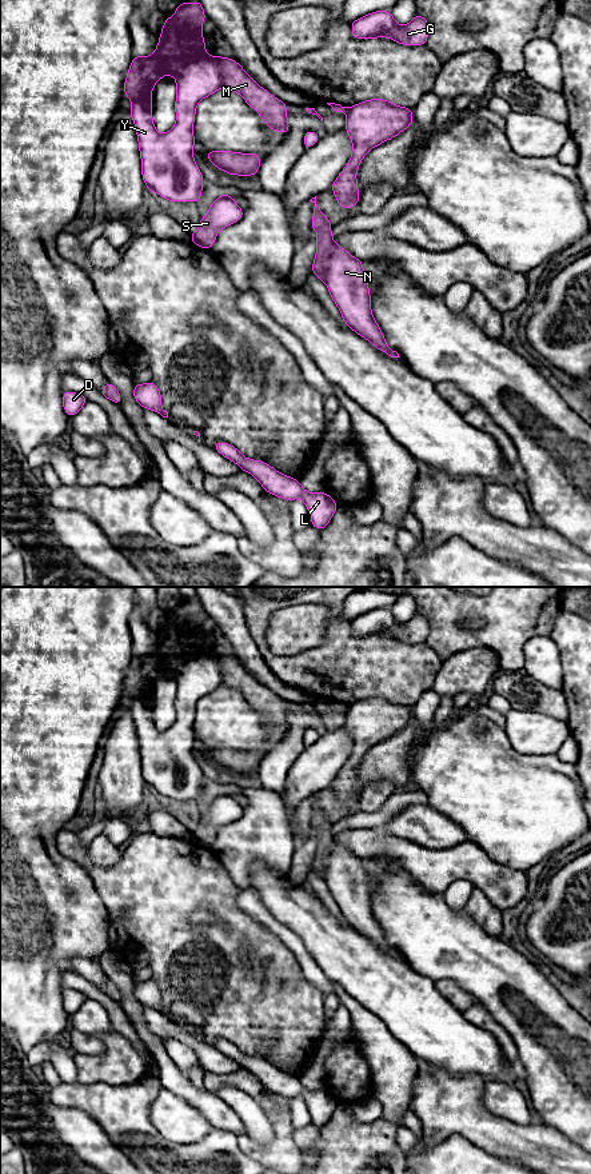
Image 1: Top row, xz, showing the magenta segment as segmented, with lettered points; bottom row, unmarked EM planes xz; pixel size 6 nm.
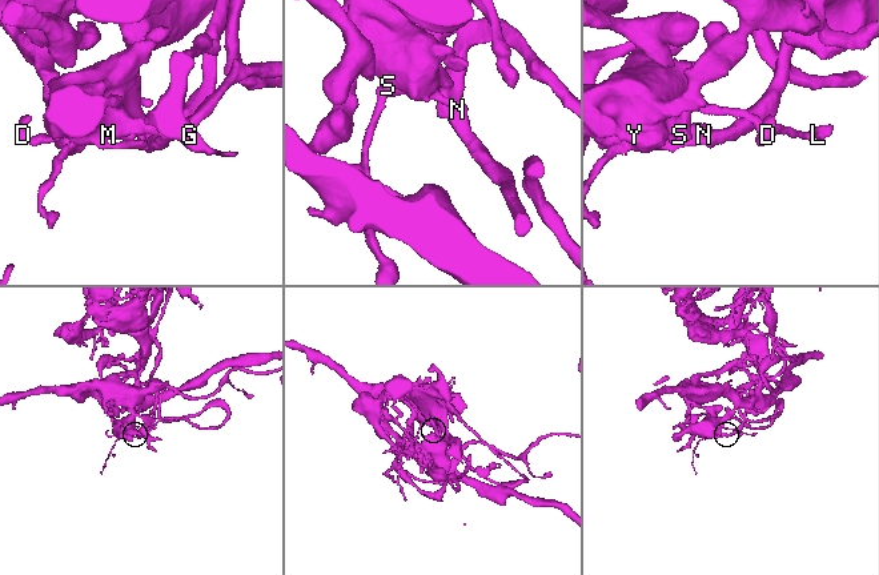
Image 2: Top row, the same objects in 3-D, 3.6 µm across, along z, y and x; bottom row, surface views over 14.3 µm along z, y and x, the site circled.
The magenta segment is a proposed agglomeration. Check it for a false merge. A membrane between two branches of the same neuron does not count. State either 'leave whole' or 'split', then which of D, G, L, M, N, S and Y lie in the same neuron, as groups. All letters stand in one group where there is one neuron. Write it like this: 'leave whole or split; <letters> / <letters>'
split; D G L M S Y / N

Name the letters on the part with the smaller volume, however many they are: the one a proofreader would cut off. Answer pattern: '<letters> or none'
N

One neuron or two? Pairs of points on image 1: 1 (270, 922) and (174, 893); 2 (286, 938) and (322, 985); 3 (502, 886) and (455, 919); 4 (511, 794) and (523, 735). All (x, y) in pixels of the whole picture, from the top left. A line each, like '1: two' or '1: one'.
1: two
2: one
3: two
4: two

